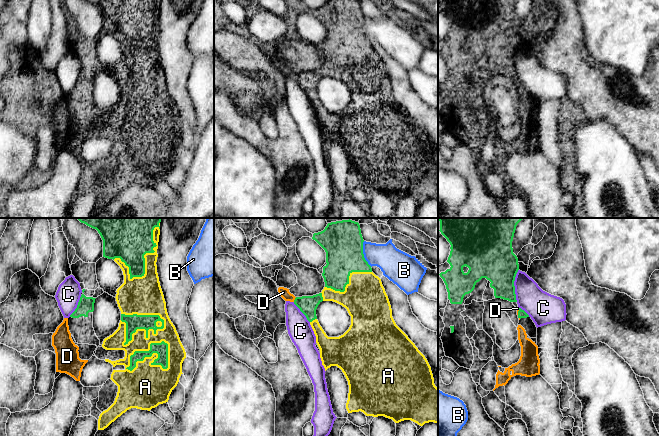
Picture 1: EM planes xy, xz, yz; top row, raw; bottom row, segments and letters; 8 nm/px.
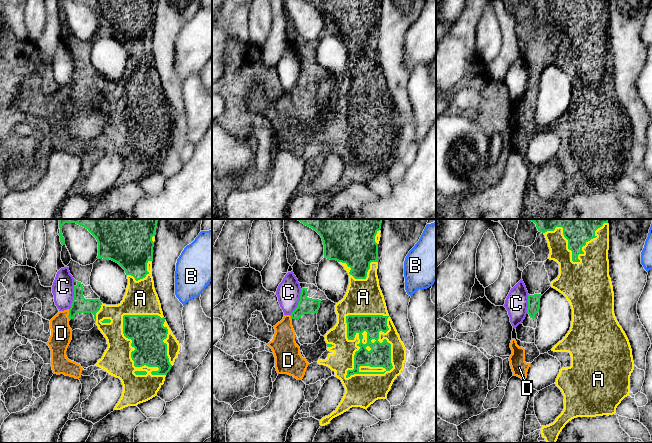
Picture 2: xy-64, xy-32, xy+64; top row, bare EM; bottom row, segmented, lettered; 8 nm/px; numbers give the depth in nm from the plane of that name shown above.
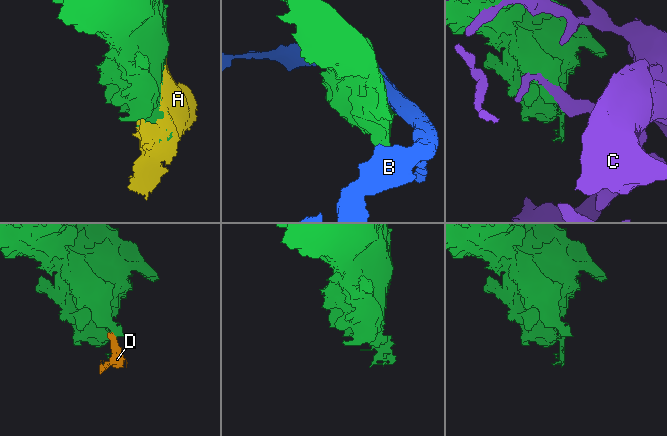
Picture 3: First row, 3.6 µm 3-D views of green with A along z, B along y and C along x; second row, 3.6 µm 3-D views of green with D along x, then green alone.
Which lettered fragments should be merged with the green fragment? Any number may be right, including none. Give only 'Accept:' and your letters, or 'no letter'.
Accept: A, D

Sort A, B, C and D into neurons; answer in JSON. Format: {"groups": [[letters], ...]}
{"groups": [["A", "D"], ["B"], ["C"]]}

